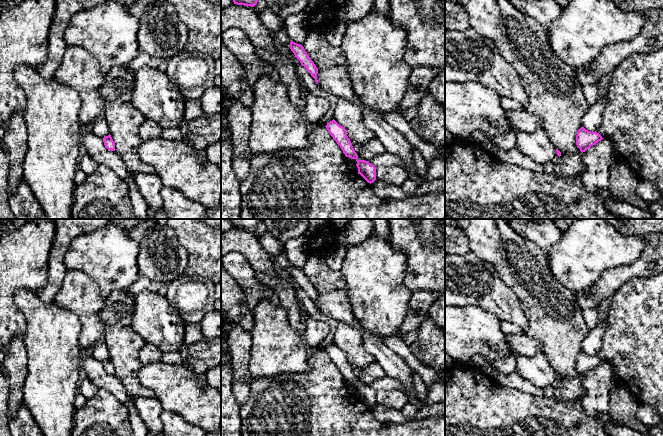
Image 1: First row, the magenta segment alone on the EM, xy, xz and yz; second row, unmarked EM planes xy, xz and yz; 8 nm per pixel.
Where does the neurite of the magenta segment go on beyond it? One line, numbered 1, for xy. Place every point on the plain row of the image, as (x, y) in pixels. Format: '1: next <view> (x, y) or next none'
1: next none

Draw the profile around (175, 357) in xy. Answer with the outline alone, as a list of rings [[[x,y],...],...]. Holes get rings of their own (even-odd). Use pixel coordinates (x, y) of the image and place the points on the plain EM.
[[[179,351],[163,352],[162,362],[167,364],[182,364],[183,360]]]

